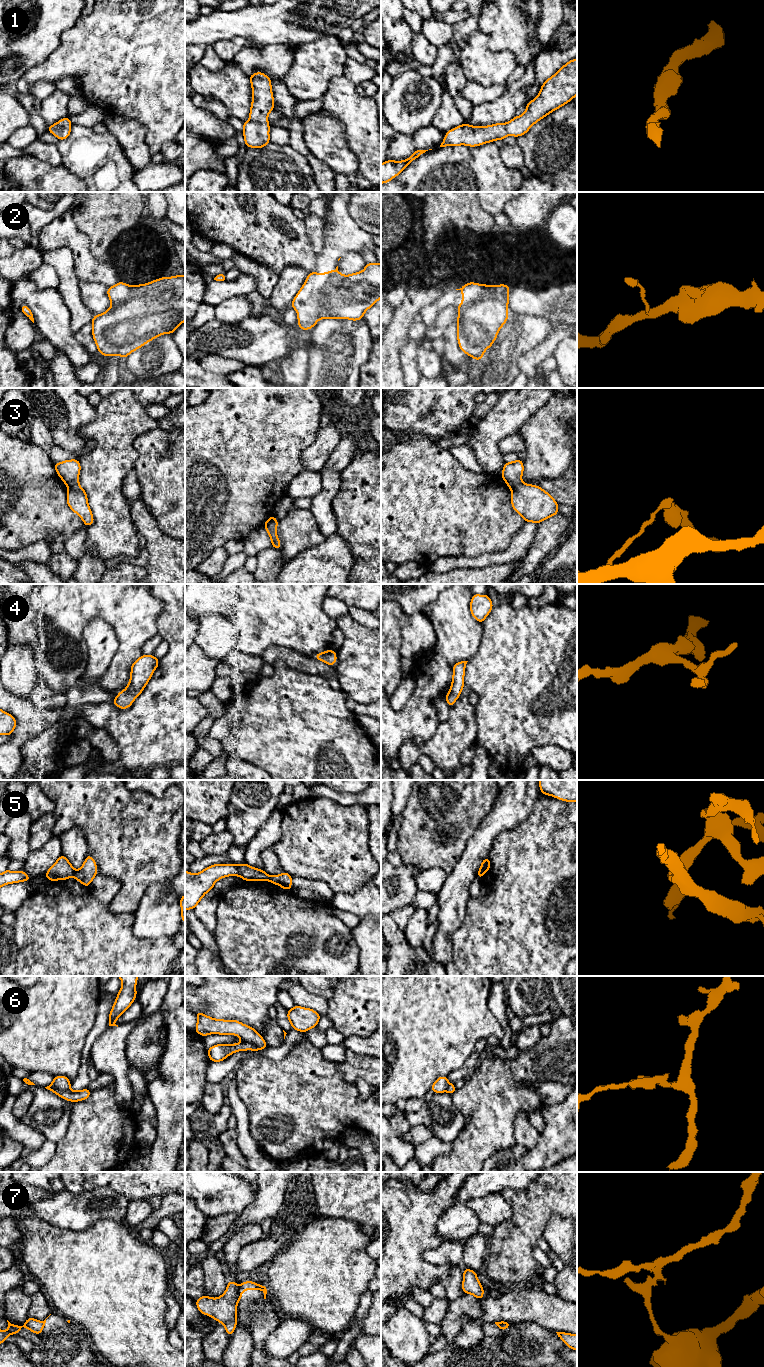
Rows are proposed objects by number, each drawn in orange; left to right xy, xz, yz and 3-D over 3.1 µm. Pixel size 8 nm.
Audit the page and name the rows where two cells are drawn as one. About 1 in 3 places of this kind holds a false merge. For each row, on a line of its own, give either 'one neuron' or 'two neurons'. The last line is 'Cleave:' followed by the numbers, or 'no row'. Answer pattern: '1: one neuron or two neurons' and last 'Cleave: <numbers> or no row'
1: one neuron
2: two neurons
3: two neurons
4: one neuron
5: two neurons
6: two neurons
7: two neurons
Cleave: 2, 3, 5, 6, 7

